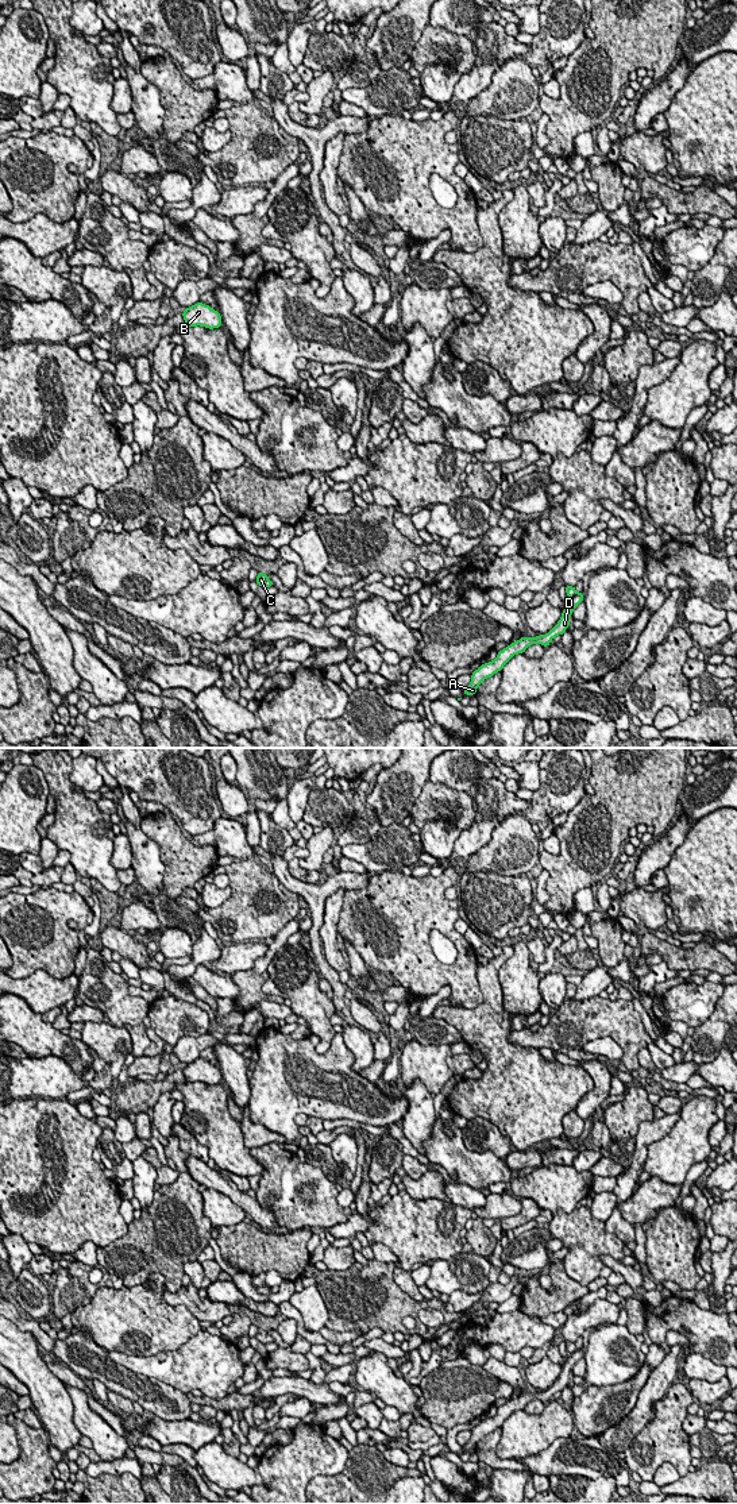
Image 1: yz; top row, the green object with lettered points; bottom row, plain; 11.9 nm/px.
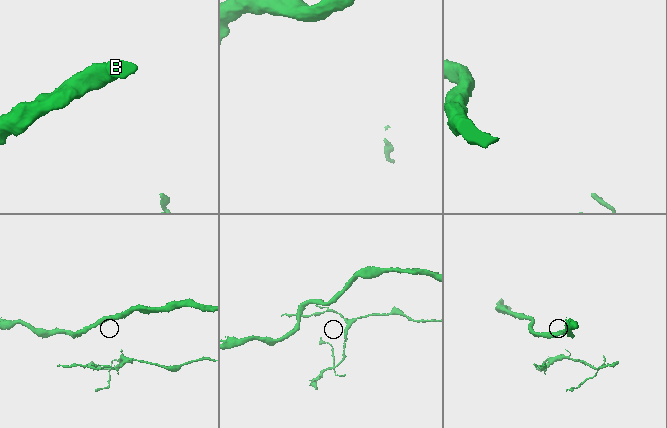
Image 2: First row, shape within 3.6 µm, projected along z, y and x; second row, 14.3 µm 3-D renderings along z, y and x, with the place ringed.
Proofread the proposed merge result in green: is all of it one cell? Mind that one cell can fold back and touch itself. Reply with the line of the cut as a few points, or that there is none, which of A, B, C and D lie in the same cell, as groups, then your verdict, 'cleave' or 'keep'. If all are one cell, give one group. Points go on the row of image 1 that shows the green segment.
cut in yz along (577, 593), (571, 598); A D / B C; cleave

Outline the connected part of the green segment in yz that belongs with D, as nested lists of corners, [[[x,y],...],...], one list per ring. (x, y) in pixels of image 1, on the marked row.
[[[583,591],[576,593],[567,603],[567,608],[563,610],[562,617],[559,622],[553,626],[552,630],[549,630],[547,635],[540,635],[536,637],[521,637],[518,641],[512,643],[502,651],[497,653],[497,659],[489,663],[482,664],[478,670],[475,670],[471,675],[471,683],[467,689],[463,690],[464,695],[475,695],[478,686],[487,679],[489,676],[493,676],[498,671],[503,668],[503,666],[510,660],[512,656],[524,653],[525,649],[539,643],[543,647],[548,647],[551,640],[559,635],[563,635],[566,629],[570,626],[570,616],[572,614],[572,610],[583,602]]]

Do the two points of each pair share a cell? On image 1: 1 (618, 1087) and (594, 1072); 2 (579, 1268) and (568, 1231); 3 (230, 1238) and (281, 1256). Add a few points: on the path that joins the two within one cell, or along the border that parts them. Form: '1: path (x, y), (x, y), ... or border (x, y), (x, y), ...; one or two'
1: border (612, 1076), (609, 1095); two
2: path (579, 1258), (579, 1248), (575, 1241); one
3: path (242, 1245), (251, 1250), (269, 1252); one

